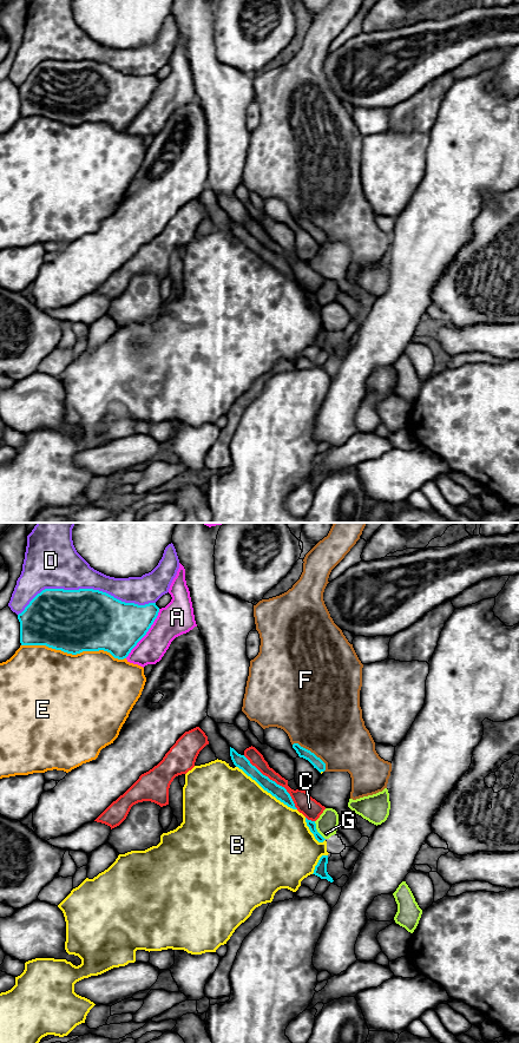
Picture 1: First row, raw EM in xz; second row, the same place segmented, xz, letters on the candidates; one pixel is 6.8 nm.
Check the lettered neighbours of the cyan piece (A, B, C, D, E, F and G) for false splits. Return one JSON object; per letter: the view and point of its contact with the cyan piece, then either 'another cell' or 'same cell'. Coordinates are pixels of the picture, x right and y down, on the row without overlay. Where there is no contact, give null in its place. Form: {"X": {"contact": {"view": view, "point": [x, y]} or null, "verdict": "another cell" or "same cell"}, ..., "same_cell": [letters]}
{"A": {"contact": {"view": "xz", "point": [145, 105]}, "verdict": "another cell"}, "B": {"contact": {"view": "xz", "point": [267, 262]}, "verdict": "another cell"}, "C": {"contact": {"view": "xz", "point": [274, 253]}, "verdict": "another cell"}, "D": {"contact": {"view": "xz", "point": [85, 60]}, "verdict": "another cell"}, "E": {"contact": {"view": "xz", "point": [73, 125]}, "verdict": "another cell"}, "F": {"contact": {"view": "xz", "point": [310, 223]}, "verdict": "another cell"}, "G": {"contact": {"view": "xz", "point": [316, 302]}, "verdict": "another cell"}, "same_cell": []}

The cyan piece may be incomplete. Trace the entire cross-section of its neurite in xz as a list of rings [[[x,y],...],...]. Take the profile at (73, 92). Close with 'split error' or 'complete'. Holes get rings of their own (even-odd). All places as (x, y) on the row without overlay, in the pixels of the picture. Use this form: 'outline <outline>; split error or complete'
outline [[[45,60],[18,86],[20,114],[46,117],[72,126],[104,122],[114,130],[124,131],[146,106],[158,84],[156,74],[125,74],[99,61]]]; complete

